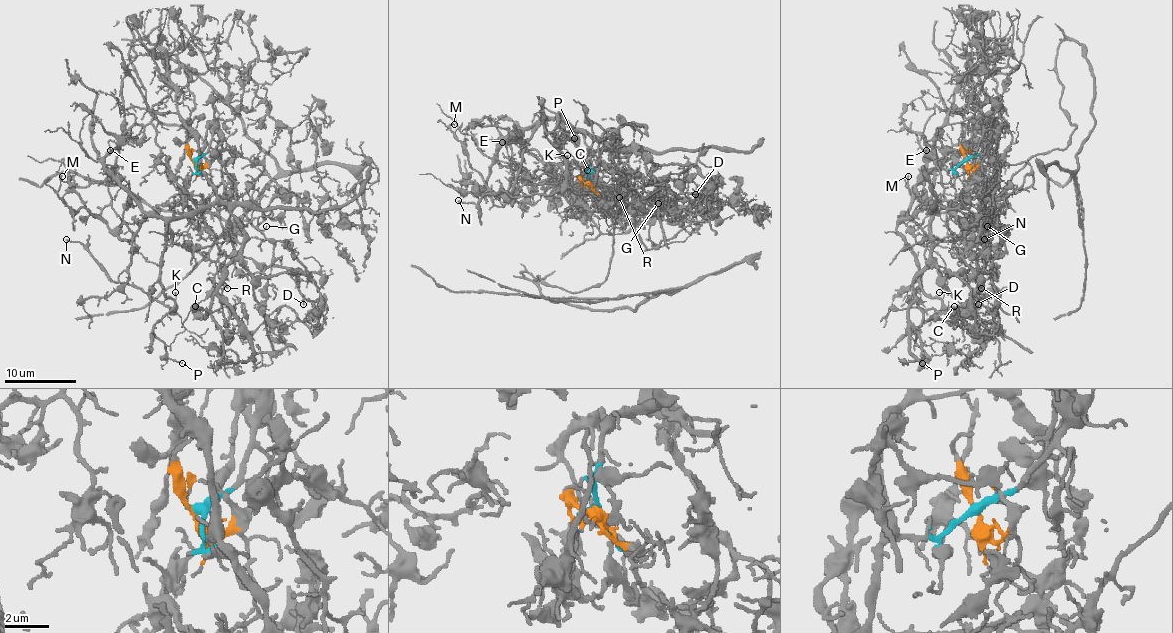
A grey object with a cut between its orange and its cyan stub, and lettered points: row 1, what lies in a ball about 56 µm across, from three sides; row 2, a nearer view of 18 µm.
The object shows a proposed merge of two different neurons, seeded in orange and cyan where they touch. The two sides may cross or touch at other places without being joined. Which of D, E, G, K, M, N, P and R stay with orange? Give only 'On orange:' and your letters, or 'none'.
On orange: D, G, R

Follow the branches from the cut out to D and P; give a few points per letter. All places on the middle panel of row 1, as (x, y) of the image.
D: (585, 182), (608, 205), (607, 185), (621, 182), (659, 216), (696, 214), (705, 196), (694, 194)
P: (585, 182), (590, 157), (608, 146), (558, 119), (553, 135), (564, 157), (546, 131), (560, 142), (574, 139)

